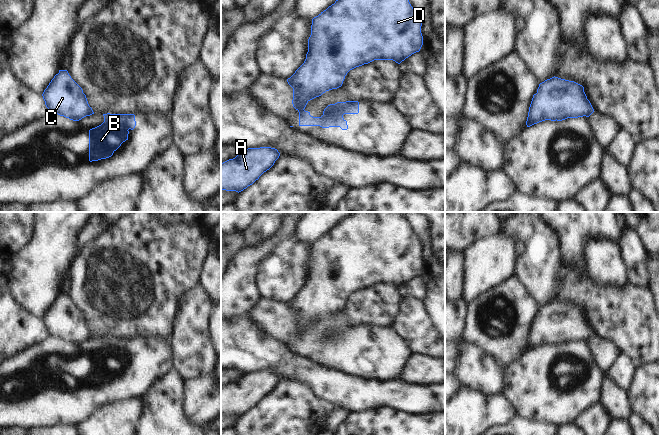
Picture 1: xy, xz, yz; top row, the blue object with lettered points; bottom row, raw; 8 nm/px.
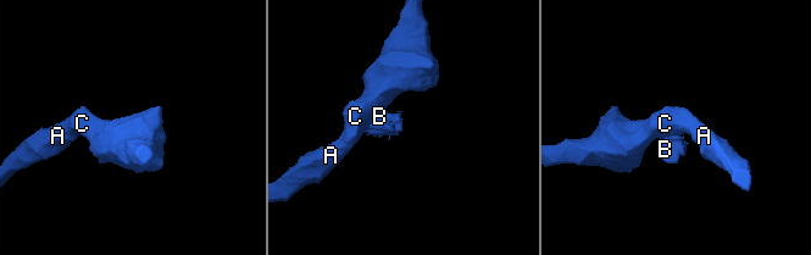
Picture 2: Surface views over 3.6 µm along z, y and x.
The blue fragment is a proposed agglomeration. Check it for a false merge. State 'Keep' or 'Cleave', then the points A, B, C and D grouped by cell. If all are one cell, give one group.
Cleave. Groups: A C D / B

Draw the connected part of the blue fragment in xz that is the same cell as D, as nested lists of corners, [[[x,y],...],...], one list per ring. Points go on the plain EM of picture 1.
[[[354,212],[312,243],[308,276],[304,287],[287,303],[293,312],[293,331],[299,336],[307,327],[326,315],[342,310],[347,297],[374,284],[393,284],[400,288],[423,269],[422,243],[405,220],[403,212]]]

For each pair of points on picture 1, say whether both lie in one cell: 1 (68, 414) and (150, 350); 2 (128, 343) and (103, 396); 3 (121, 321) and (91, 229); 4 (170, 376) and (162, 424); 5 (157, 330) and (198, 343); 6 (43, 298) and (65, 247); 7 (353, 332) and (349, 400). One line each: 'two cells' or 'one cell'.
1: one cell
2: one cell
3: two cells
4: one cell
5: two cells
6: one cell
7: two cells

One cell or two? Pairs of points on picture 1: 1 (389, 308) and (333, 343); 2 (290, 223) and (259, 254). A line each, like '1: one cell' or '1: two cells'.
1: two cells
2: one cell

